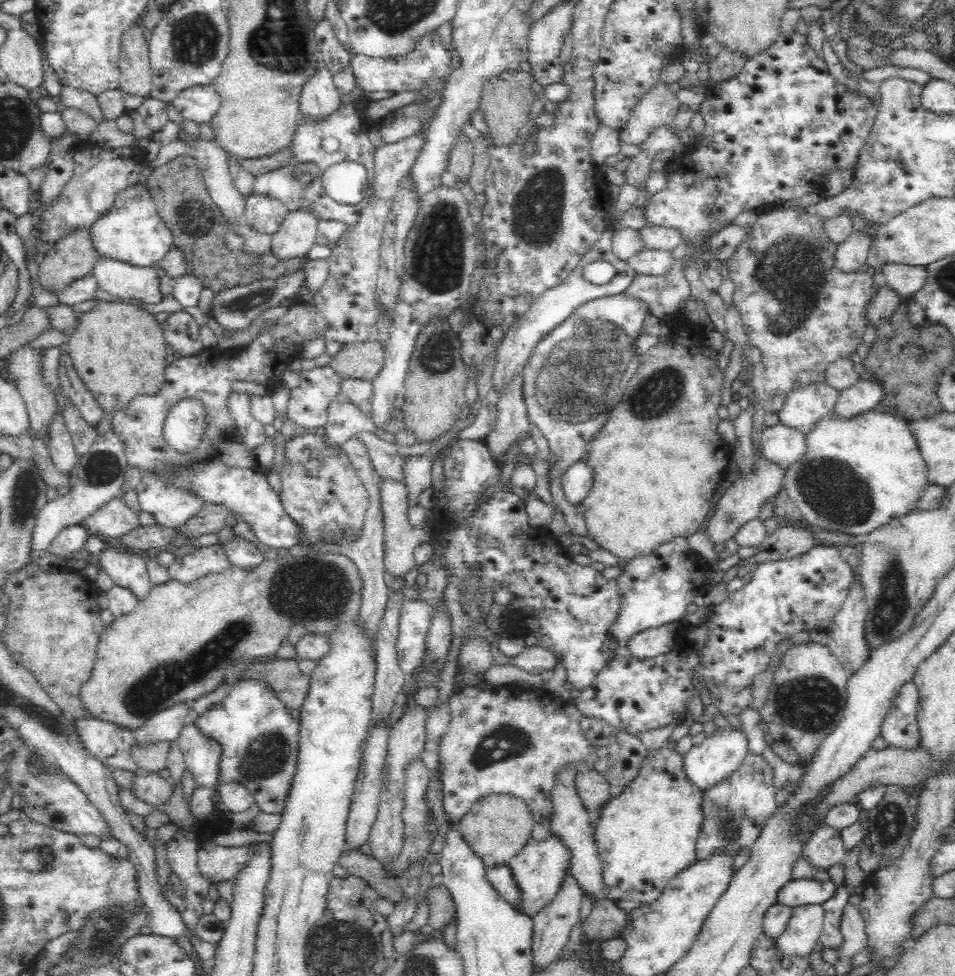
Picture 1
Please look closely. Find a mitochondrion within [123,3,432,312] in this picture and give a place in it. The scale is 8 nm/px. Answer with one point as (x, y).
(196, 38)

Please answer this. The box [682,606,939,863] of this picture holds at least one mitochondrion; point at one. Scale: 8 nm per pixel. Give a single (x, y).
(811, 704)

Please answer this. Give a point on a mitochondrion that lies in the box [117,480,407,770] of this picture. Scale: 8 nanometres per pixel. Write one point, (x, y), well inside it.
(165, 682)

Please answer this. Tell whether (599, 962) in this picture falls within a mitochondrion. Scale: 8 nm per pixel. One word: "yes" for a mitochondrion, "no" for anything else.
no

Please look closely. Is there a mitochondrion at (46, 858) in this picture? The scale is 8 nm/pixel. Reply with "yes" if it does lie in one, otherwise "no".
yes

